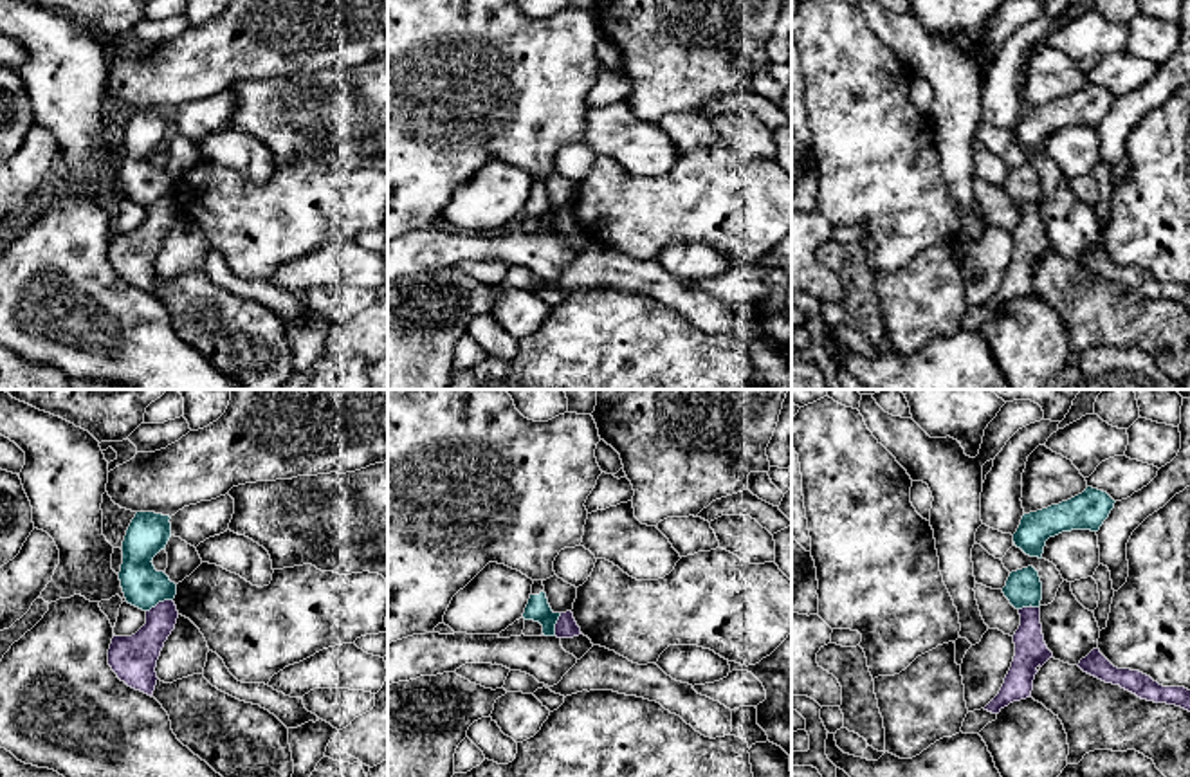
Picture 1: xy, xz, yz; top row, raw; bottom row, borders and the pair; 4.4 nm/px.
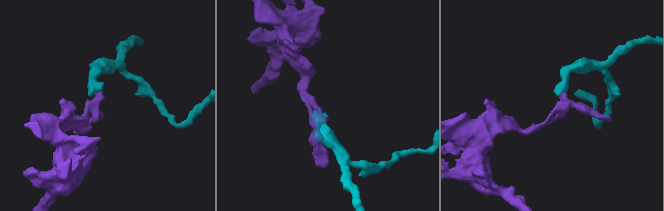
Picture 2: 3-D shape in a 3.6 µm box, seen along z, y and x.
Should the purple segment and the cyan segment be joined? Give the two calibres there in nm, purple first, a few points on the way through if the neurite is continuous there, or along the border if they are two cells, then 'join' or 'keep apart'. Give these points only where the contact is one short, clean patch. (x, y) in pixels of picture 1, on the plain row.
170/190 nm | along xy (172, 195), (159, 197), (146, 208) | keep apart

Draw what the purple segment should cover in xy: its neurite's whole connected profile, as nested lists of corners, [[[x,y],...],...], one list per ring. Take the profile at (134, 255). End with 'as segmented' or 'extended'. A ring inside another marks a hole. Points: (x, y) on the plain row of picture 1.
[[[173,197],[159,198],[146,207],[146,220],[132,233],[112,234],[108,261],[128,283],[153,292],[157,256],[164,238],[175,225],[178,207]]]; as segmented

